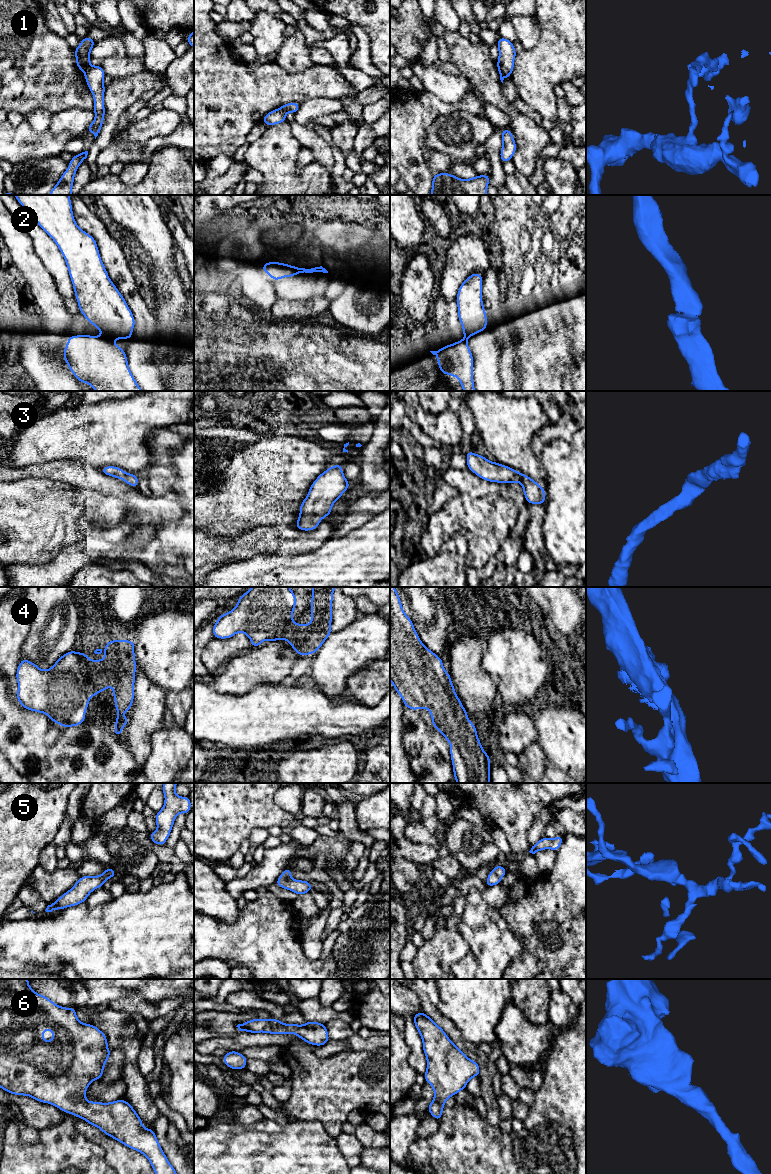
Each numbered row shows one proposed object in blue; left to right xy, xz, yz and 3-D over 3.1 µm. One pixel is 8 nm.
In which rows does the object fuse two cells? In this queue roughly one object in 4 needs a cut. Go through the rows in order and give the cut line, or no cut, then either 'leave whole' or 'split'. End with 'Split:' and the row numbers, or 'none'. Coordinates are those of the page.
1: cut in xy along (89, 63), (84, 72); split
2: cut in xy along (102, 335), (112, 339); split
3: no cut; leave whole
4: no cut; leave whole
5: no cut; leave whole
6: no cut; leave whole
Split: 1, 2

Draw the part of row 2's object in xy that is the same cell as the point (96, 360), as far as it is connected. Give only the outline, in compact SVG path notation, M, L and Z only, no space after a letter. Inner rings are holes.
M73 335L63 350L65 362L81 383L88 383L96 391L143 391L133 377L126 352L104 336Z

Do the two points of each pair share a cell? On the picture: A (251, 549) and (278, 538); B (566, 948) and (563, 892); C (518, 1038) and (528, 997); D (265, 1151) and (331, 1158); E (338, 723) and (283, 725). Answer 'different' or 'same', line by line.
A: same
B: same
C: same
D: same
E: same

